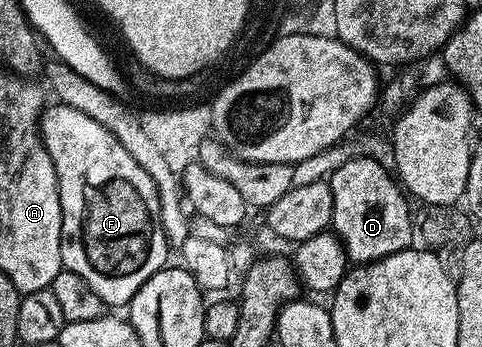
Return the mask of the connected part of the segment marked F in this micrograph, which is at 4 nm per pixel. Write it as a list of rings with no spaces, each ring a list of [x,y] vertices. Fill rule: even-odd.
[[[45,105],[41,113],[40,135],[58,176],[64,269],[82,276],[102,296],[105,307],[127,307],[134,292],[169,261],[158,188],[149,173],[96,120],[76,108],[53,105]]]

